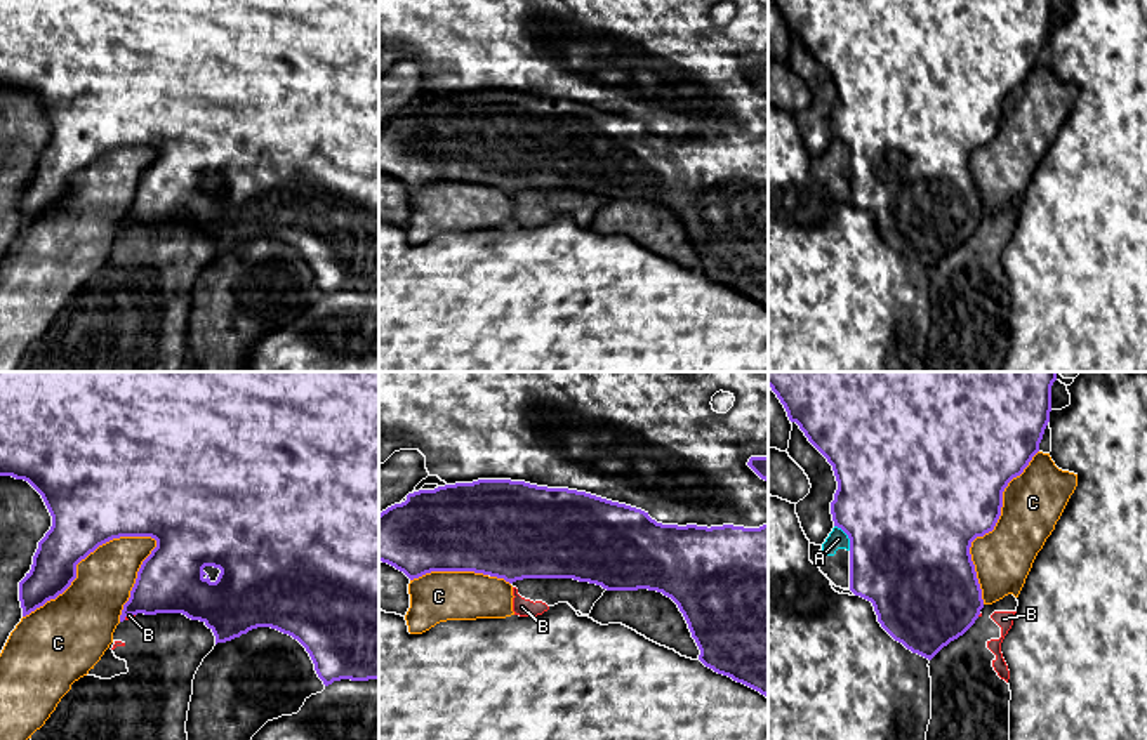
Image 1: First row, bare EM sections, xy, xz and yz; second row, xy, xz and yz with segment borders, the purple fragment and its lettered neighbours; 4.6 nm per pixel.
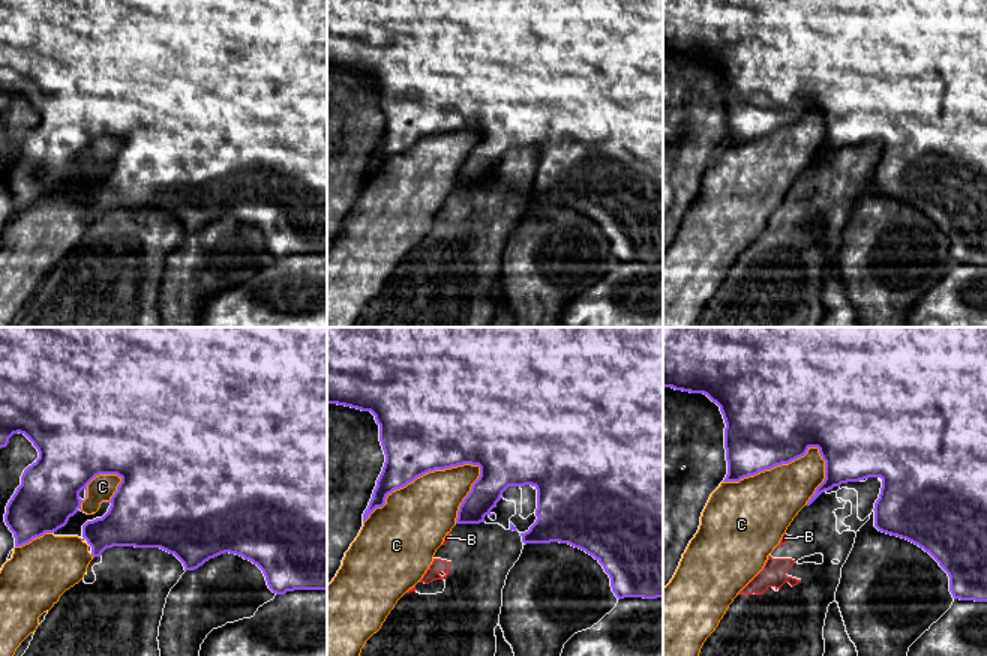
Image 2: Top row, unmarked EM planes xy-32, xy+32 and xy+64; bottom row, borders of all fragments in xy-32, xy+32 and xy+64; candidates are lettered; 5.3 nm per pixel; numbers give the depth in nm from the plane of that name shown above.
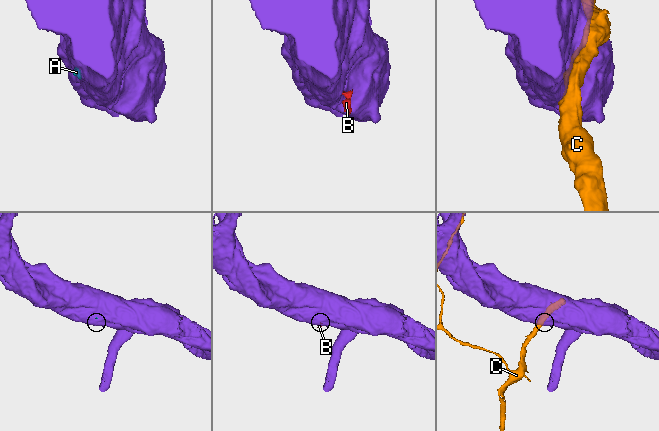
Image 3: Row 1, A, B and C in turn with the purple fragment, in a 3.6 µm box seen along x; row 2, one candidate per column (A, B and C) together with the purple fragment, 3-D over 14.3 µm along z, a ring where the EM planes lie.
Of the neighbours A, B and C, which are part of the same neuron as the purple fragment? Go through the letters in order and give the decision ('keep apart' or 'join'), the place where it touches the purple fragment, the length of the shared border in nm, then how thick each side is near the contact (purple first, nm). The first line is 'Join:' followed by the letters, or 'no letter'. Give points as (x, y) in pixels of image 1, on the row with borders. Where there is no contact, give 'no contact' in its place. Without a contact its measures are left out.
Join: no letter
A: keep apart; contact yz (848, 537); length 140 nm; calibres 500 and 90 nm
B: keep apart; contact xy (129, 614); length 60 nm; calibres 300 and 20 nm
C: keep apart; contact xy (84, 558); length 700 nm; calibres 360 and 300 nm

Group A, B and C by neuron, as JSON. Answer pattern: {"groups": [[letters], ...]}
{"groups": [["A"], ["B"], ["C"]]}

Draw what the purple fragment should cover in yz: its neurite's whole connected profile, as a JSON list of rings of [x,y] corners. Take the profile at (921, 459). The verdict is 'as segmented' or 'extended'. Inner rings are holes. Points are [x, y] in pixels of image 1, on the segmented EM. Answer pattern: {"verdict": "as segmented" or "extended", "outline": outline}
{"verdict": "as segmented", "outline": [[[768,372],[768,386],[808,441],[832,466],[838,490],[831,502],[834,526],[850,538],[850,591],[872,603],[881,627],[912,653],[932,660],[944,646],[963,636],[984,608],[982,589],[970,547],[977,537],[992,532],[1003,507],[1003,492],[1039,452],[1051,412],[1051,386],[1057,372]]]}

